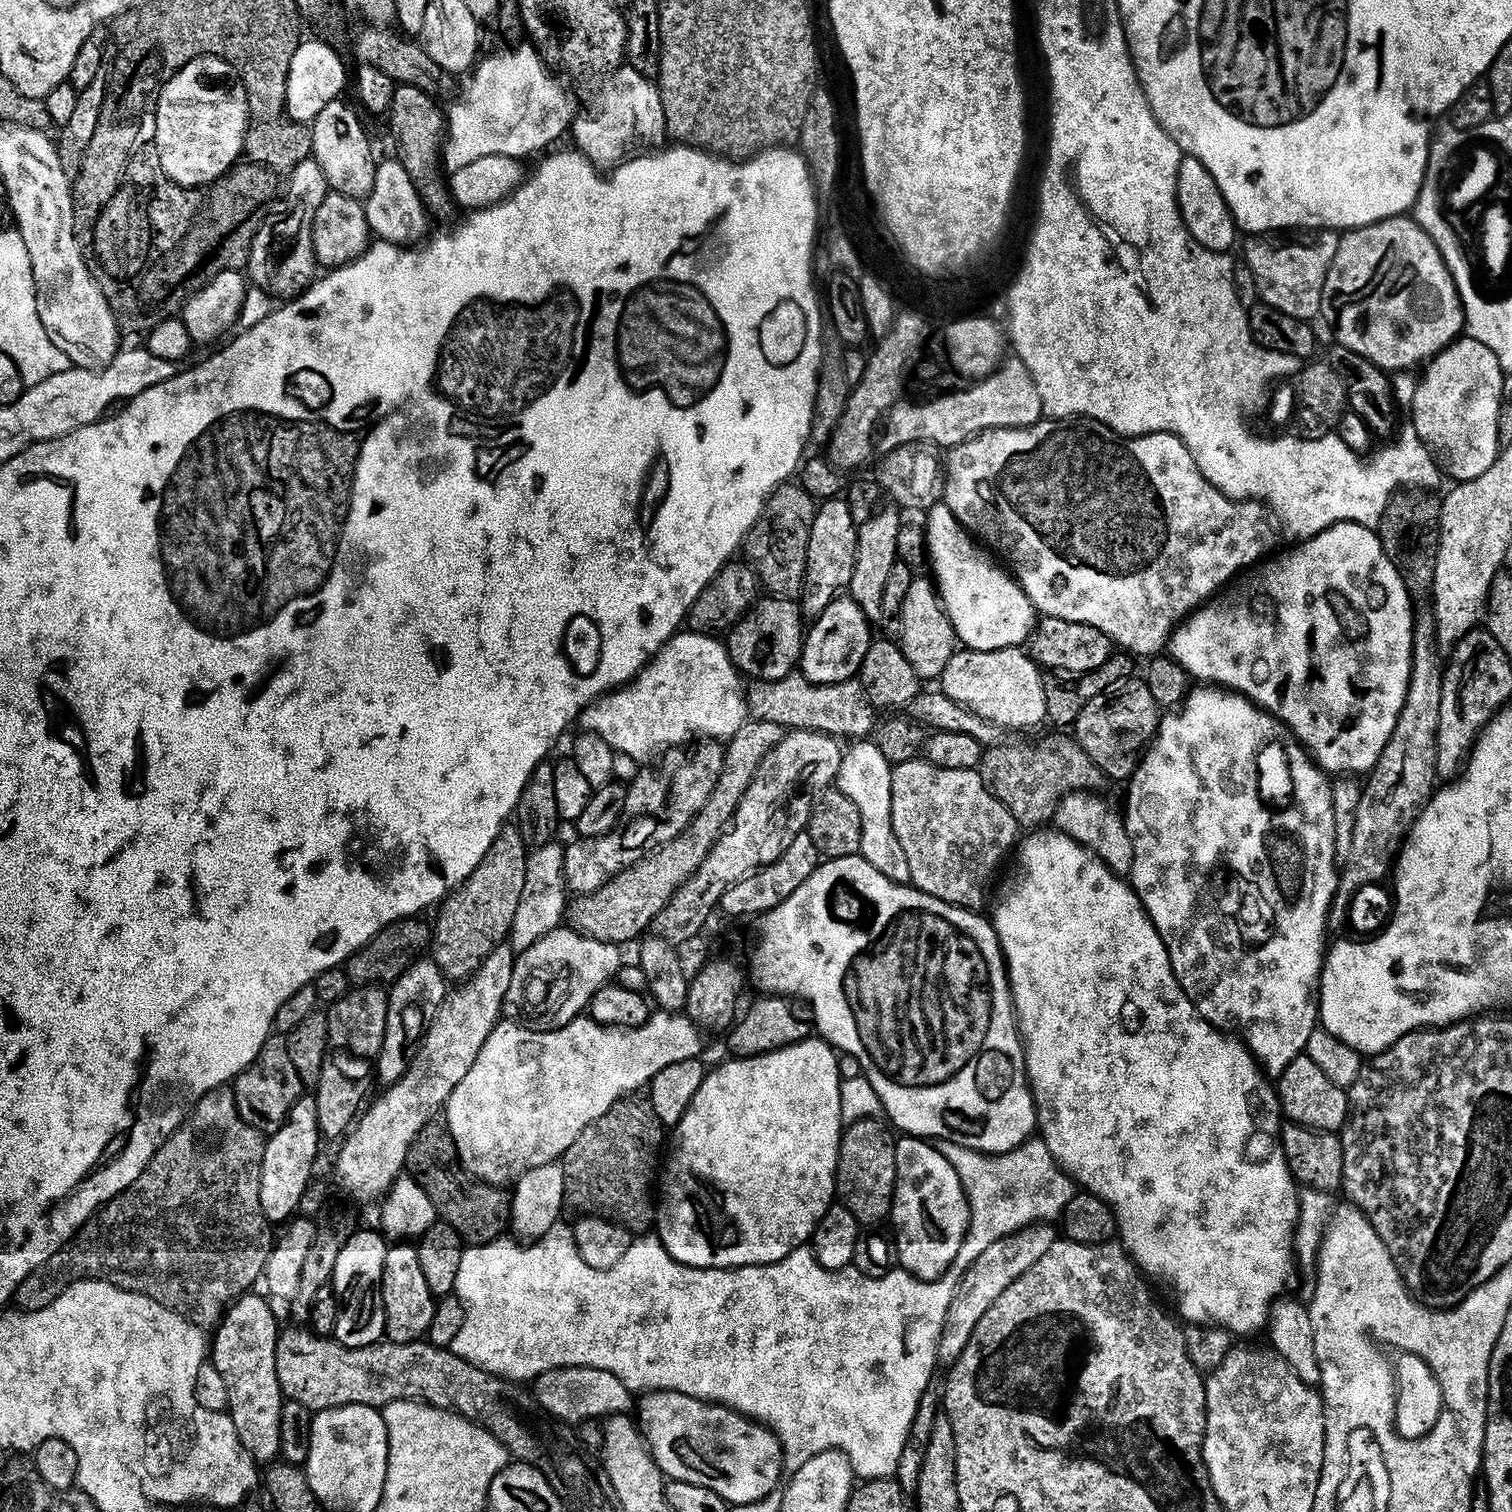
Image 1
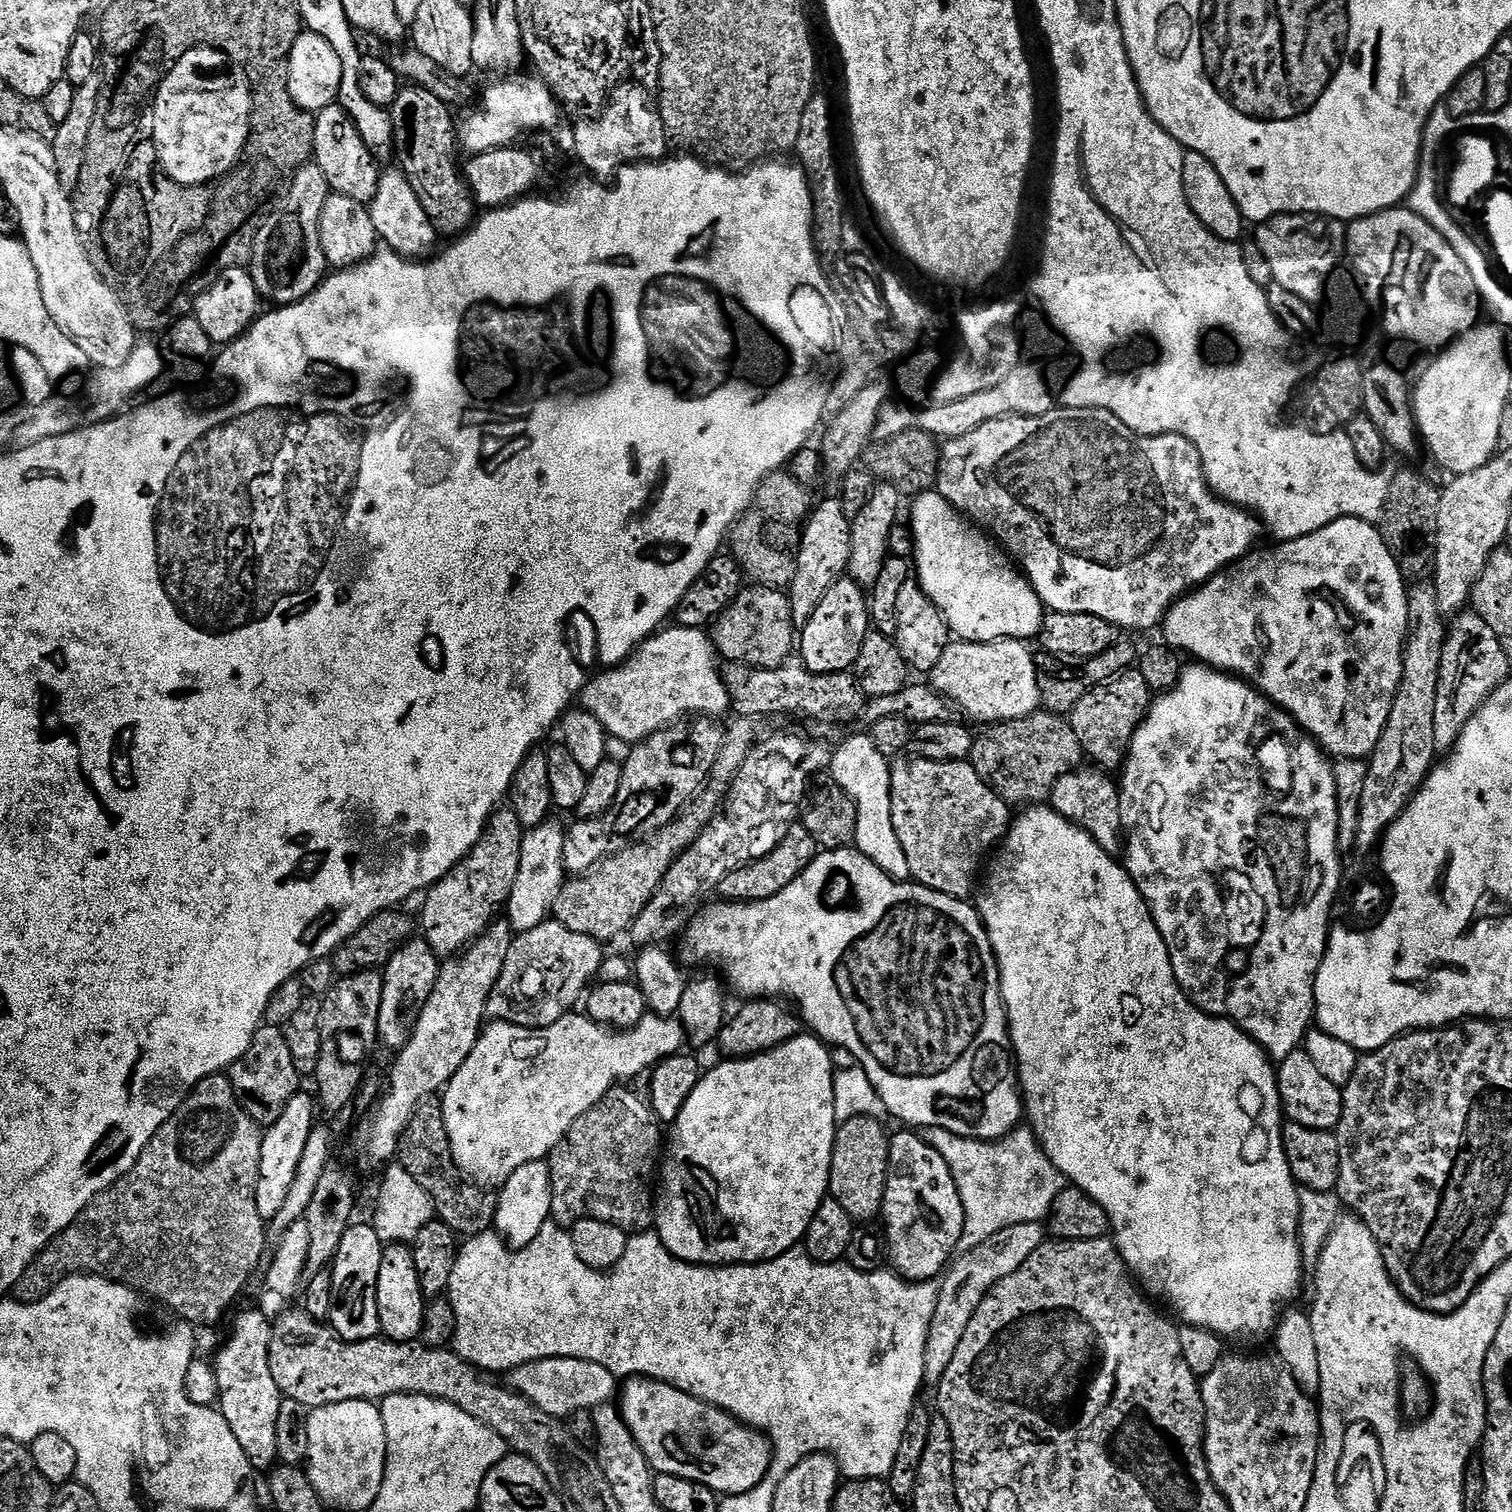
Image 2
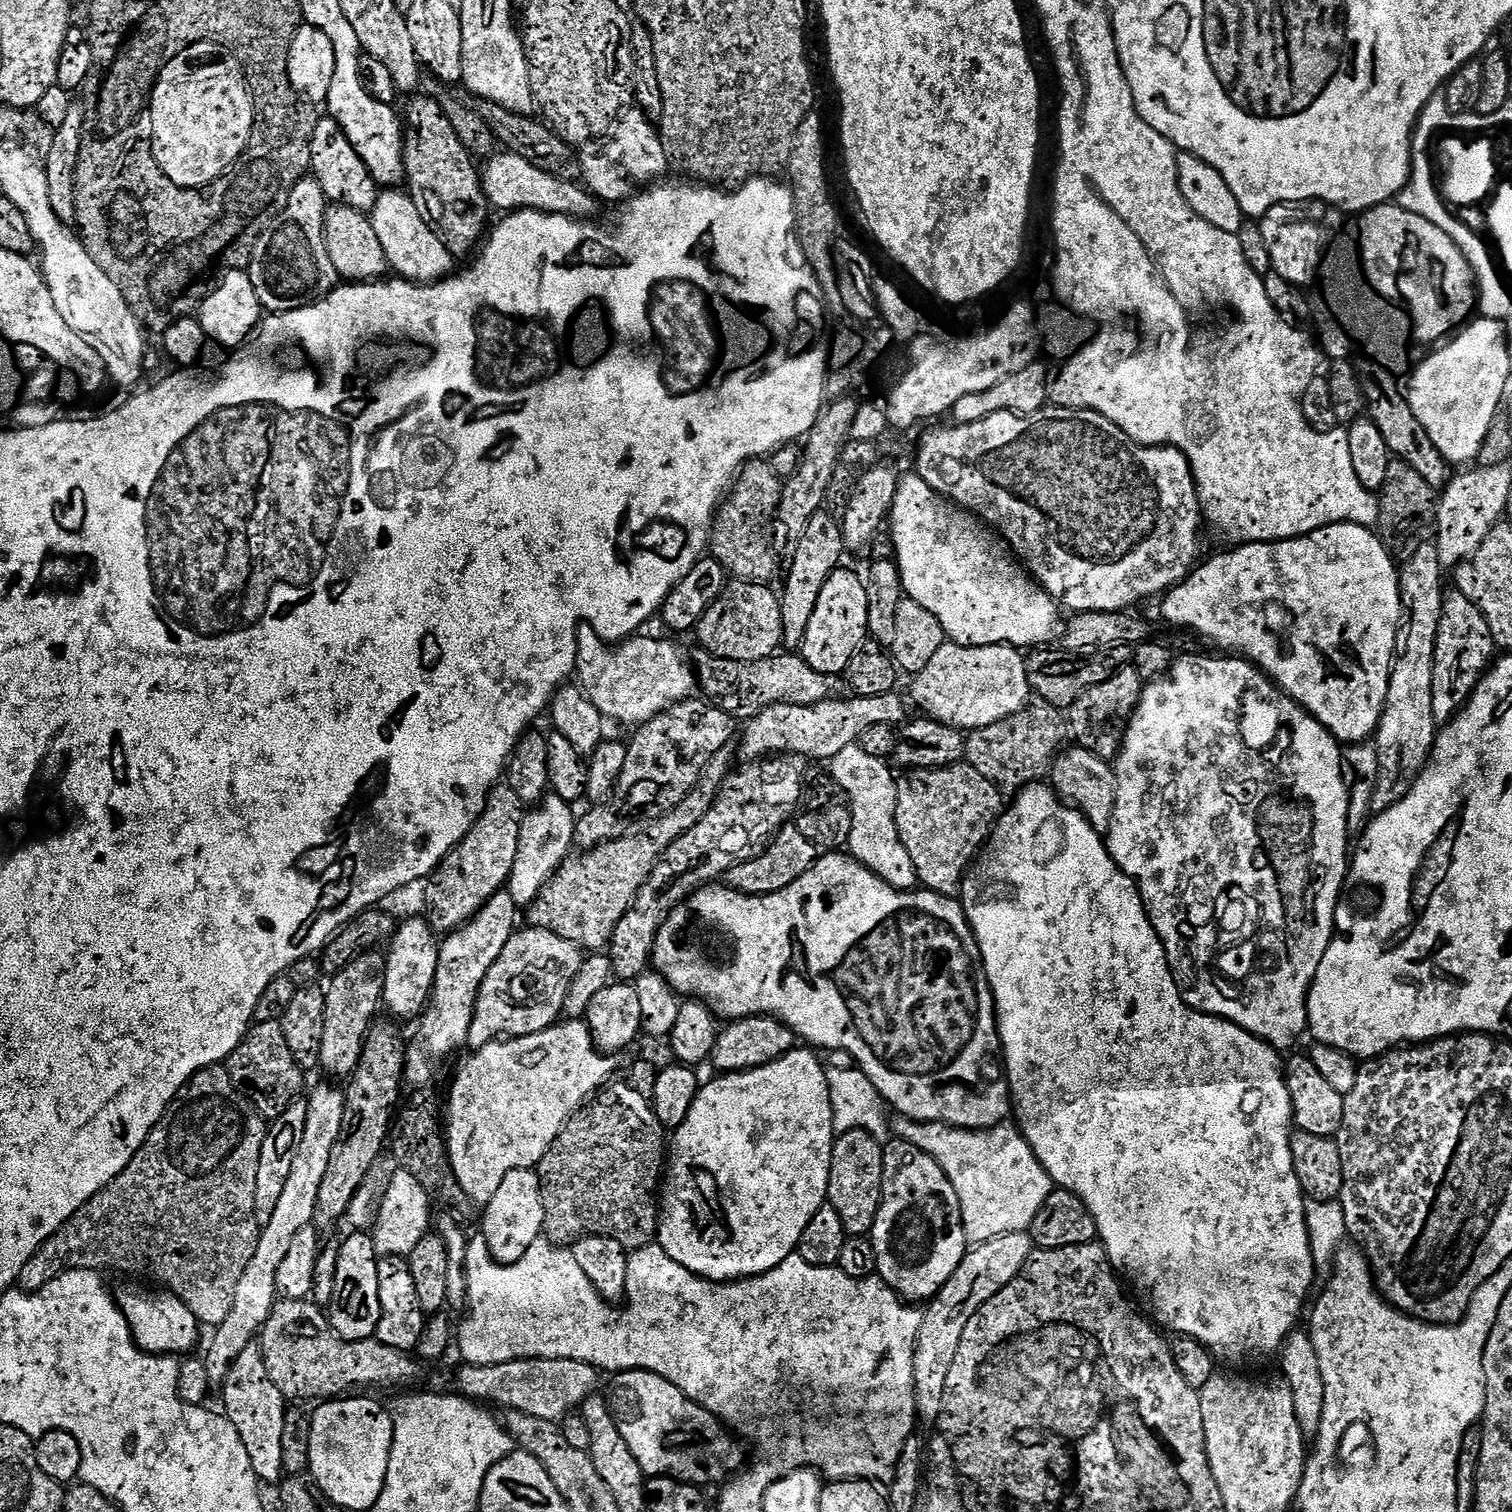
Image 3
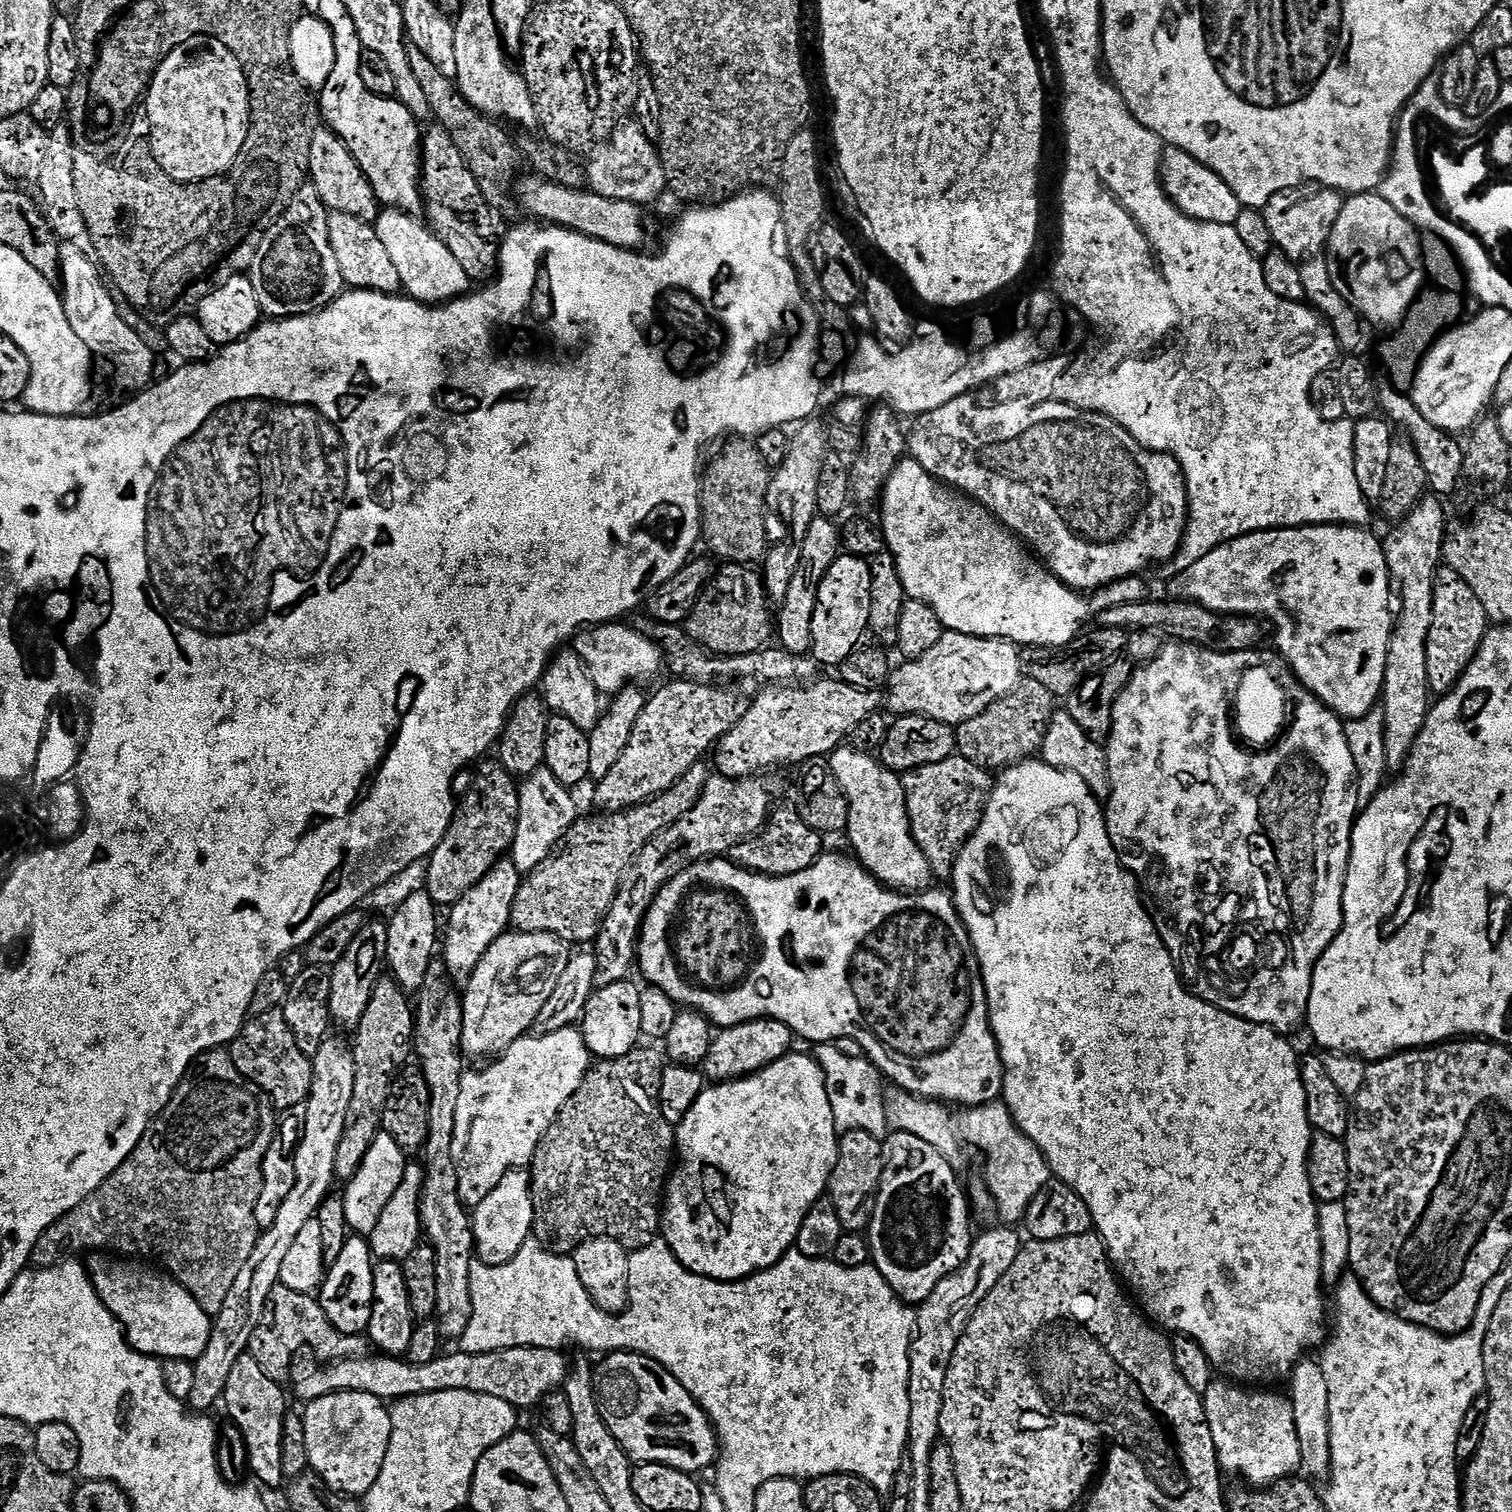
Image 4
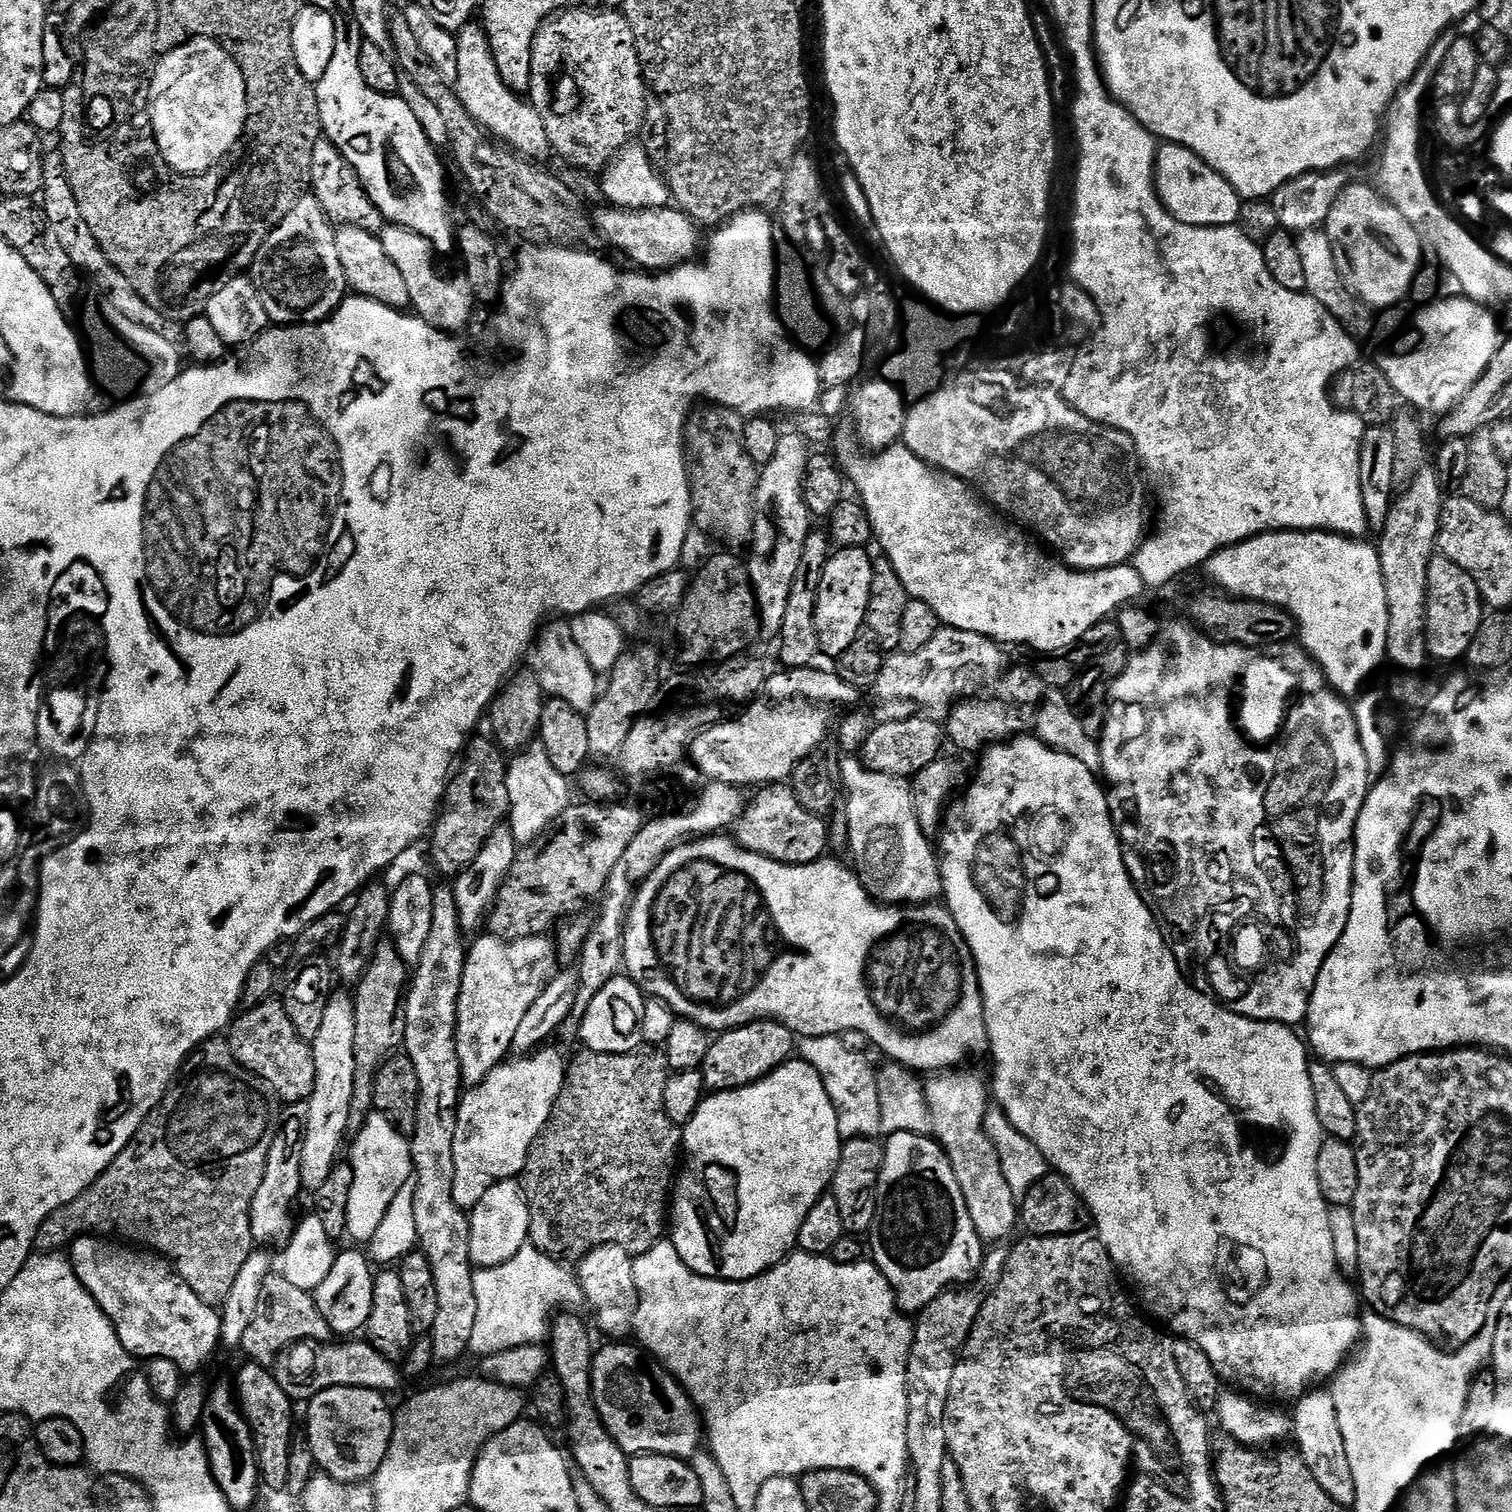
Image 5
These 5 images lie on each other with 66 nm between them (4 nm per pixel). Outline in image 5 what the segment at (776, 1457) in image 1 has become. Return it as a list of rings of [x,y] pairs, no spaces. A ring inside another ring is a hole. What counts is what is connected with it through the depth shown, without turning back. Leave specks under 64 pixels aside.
[[[608,1342],[592,1358],[592,1393],[612,1441],[629,1457],[662,1454],[691,1461],[702,1448],[702,1420],[675,1376],[635,1343]]]

